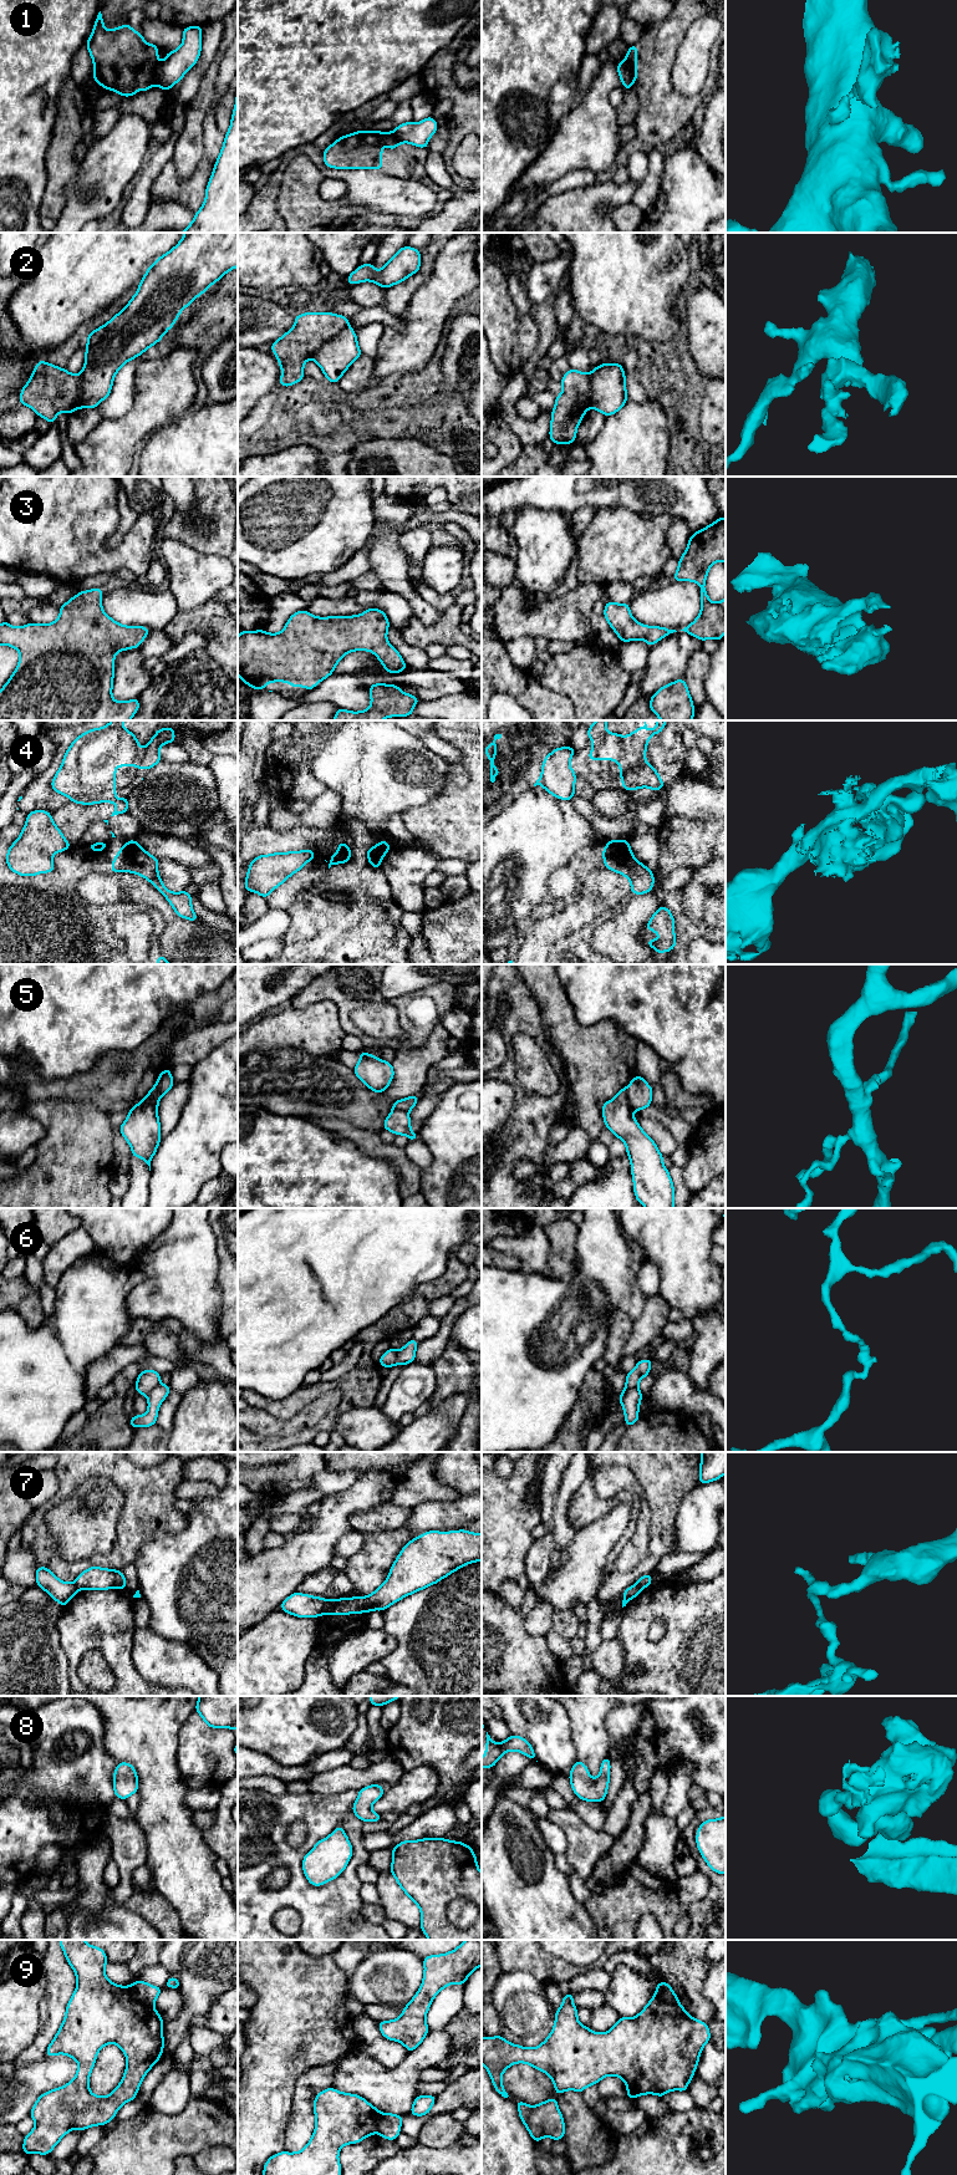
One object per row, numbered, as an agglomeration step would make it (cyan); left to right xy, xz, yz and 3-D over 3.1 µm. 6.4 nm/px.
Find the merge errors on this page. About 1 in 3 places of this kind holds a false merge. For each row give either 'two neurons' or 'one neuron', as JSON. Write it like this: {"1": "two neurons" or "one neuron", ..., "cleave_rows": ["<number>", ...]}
{"1": "two neurons", "2": "two neurons", "3": "one neuron", "4": "two neurons", "5": "two neurons", "6": "two neurons", "7": "two neurons", "8": "one neuron", "9": "two neurons", "cleave_rows": ["1", "2", "4", "5", "6", "7", "9"]}

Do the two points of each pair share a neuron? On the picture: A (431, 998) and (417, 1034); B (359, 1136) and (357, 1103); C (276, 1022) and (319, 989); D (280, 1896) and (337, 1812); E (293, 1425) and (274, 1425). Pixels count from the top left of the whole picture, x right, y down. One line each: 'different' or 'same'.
A: same
B: different
C: different
D: same
E: same

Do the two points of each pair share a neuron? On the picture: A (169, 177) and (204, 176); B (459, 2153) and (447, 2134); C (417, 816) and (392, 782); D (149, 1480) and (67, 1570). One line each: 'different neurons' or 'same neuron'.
A: same neuron
B: different neurons
C: different neurons
D: same neuron

